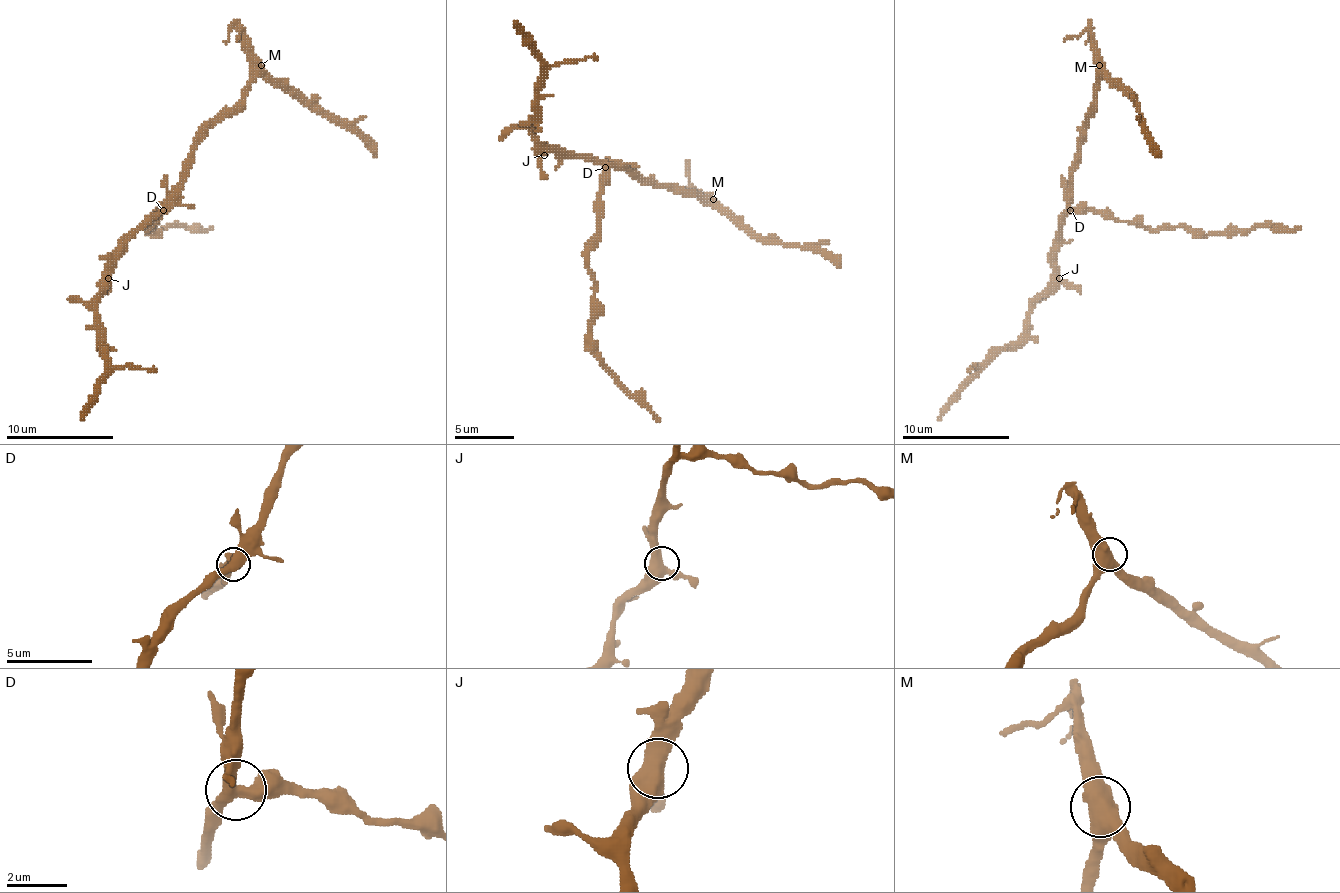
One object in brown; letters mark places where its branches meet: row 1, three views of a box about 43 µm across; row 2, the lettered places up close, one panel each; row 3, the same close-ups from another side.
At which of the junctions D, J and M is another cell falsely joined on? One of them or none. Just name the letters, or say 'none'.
D

